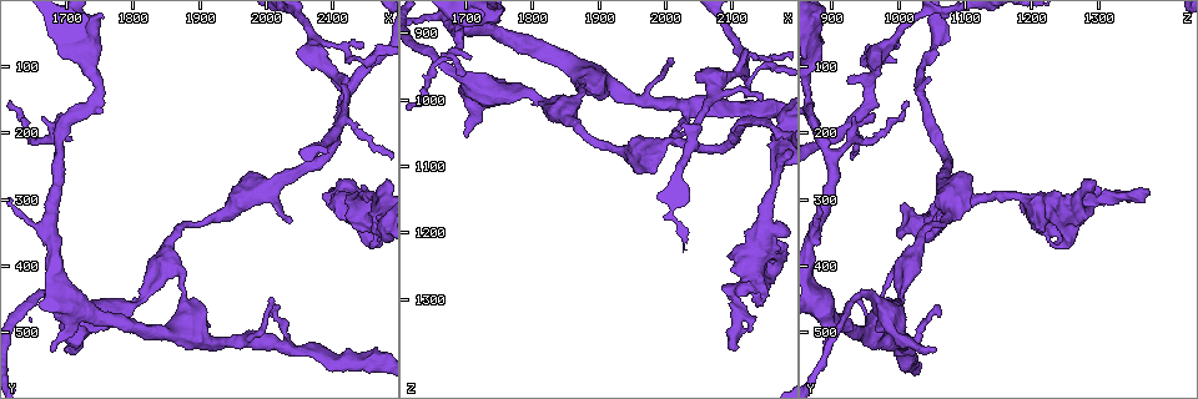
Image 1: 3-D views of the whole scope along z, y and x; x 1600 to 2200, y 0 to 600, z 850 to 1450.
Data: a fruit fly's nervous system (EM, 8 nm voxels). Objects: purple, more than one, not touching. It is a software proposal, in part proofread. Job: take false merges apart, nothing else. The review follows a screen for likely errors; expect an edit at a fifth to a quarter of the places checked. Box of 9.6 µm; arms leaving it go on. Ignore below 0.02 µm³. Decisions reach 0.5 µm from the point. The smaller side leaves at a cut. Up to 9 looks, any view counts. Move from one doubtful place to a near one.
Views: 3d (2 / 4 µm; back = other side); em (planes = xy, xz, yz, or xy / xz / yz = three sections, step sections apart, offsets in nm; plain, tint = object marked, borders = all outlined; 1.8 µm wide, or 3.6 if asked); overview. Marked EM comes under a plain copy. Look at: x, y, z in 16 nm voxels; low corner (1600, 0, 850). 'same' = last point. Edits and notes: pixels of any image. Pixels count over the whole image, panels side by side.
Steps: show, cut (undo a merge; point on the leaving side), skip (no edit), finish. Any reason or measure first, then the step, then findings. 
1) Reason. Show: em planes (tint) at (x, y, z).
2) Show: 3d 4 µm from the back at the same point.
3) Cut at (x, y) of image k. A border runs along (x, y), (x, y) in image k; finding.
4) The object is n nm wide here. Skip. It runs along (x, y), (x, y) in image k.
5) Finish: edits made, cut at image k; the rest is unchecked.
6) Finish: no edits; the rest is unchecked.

Two arms at a narrow angle. Show: em 3.6 µm planes (tint) at (2135, 330, 1240).

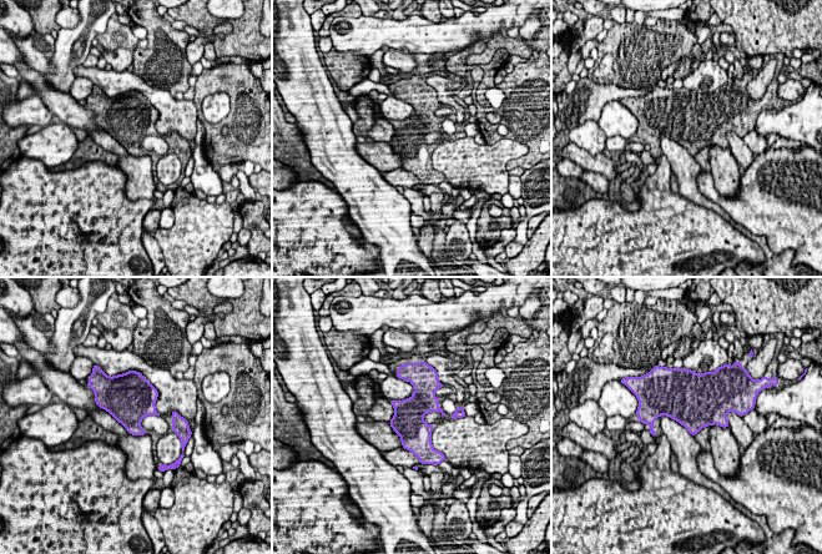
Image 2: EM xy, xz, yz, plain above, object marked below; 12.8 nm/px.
Skip. One neuron here.

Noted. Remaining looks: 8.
Arms part here. Show: em 3.6 µm planes (tint) at (2035, 525, 1010).

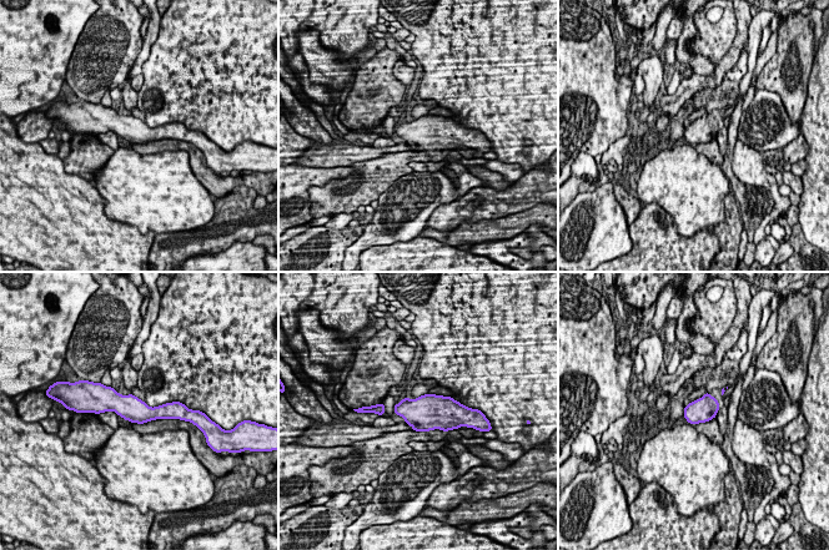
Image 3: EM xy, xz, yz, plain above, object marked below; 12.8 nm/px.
Skip. It runs along (104, 404), (175, 410) in image 3; continuous, no second neuron.

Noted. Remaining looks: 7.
Sharp bend. Show: 3d 4 µm at (2170, 315, 1100).

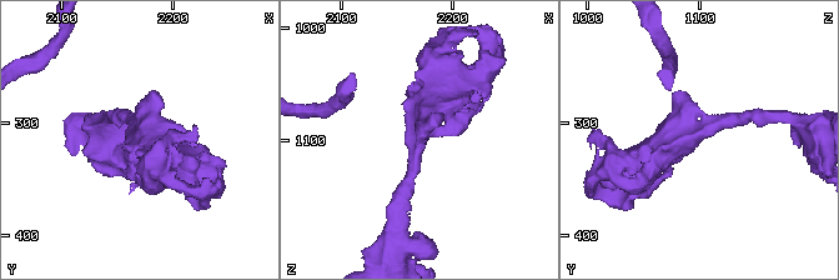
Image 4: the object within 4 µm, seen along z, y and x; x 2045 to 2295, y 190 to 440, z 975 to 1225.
Need the tissue. Show: em planes (borders) at (2168, 312, 1098).

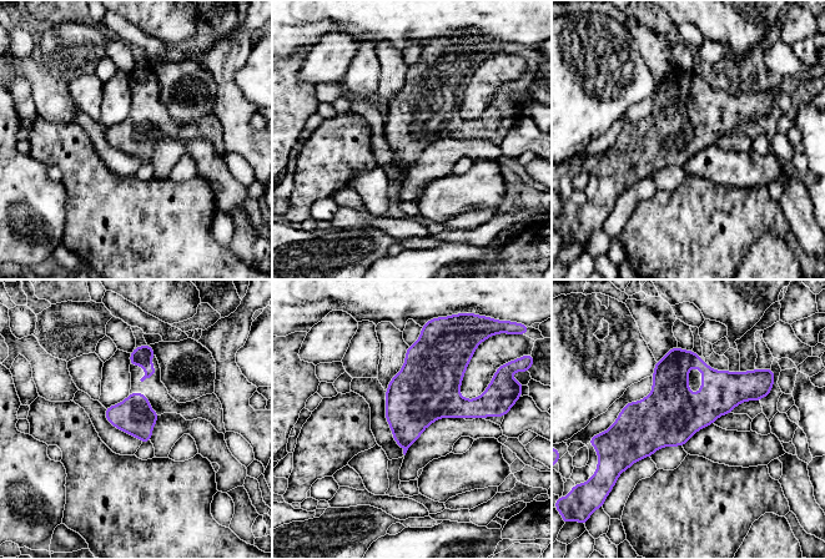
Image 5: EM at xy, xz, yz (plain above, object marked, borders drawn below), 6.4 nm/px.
Skip. One neuron here.

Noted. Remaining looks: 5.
Sharp bend. Show: em yz step 8 (tint) at (2080, 70, 980).

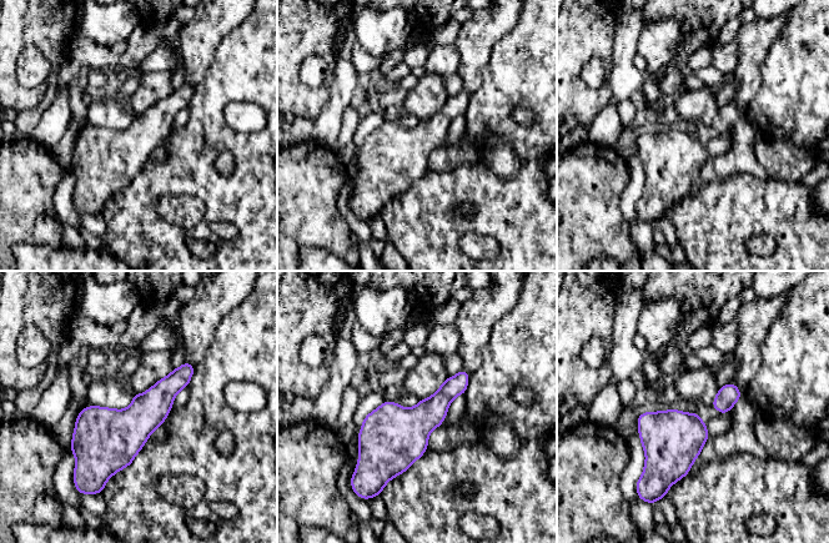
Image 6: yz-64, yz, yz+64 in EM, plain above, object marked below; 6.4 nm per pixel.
Cut it another way. Show: em xy step 4 (borders) at the same point.

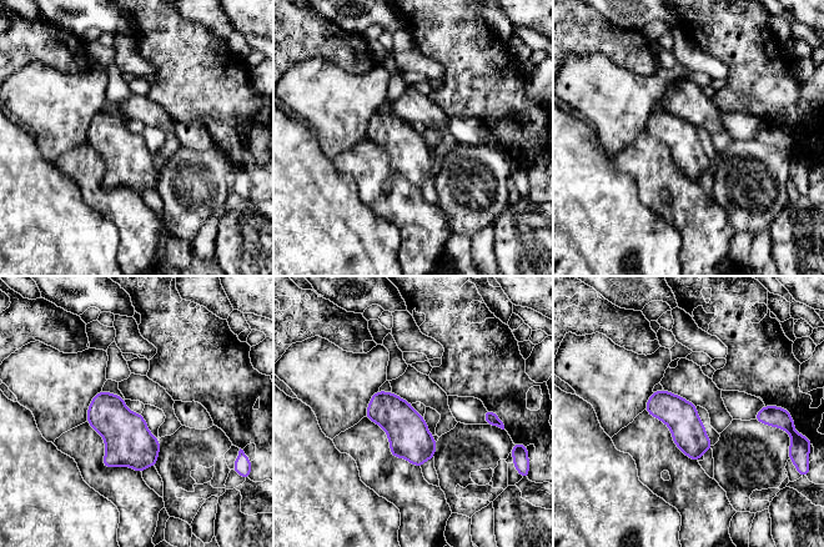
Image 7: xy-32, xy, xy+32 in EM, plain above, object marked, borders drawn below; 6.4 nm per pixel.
Skip. All the same neuron.

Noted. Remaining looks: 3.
Finish: no edits; the rest is unchecked.

